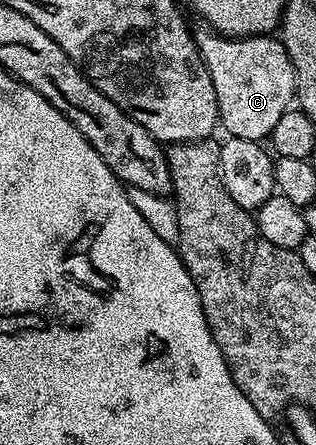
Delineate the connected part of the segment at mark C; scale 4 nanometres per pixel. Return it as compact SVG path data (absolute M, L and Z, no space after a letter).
M215 31L195 34L200 58L210 71L220 112L219 124L228 137L263 142L271 138L278 119L293 108L296 96L294 67L284 45L272 35L263 37L222 37Z

